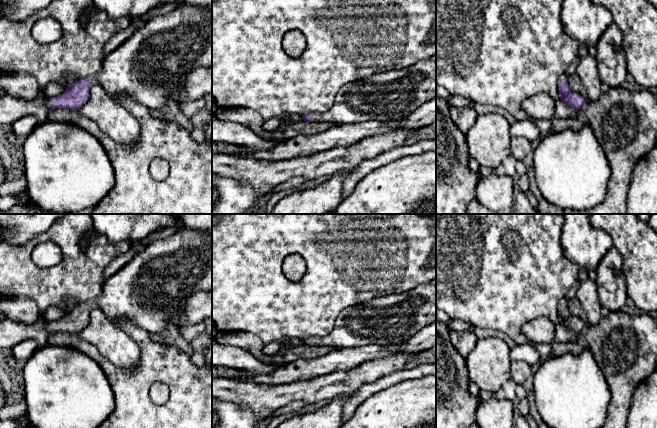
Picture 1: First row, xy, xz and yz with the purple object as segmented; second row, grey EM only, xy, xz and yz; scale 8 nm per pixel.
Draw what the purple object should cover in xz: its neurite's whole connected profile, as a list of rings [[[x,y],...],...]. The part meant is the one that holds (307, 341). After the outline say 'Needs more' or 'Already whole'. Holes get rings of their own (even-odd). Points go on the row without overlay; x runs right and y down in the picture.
[[[423,284],[410,291],[376,298],[347,307],[337,317],[333,330],[325,337],[302,339],[304,345],[343,349],[379,345],[393,347],[410,339],[436,321],[436,285]]]. Needs more

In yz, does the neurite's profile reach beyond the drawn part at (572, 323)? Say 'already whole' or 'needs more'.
needs more

